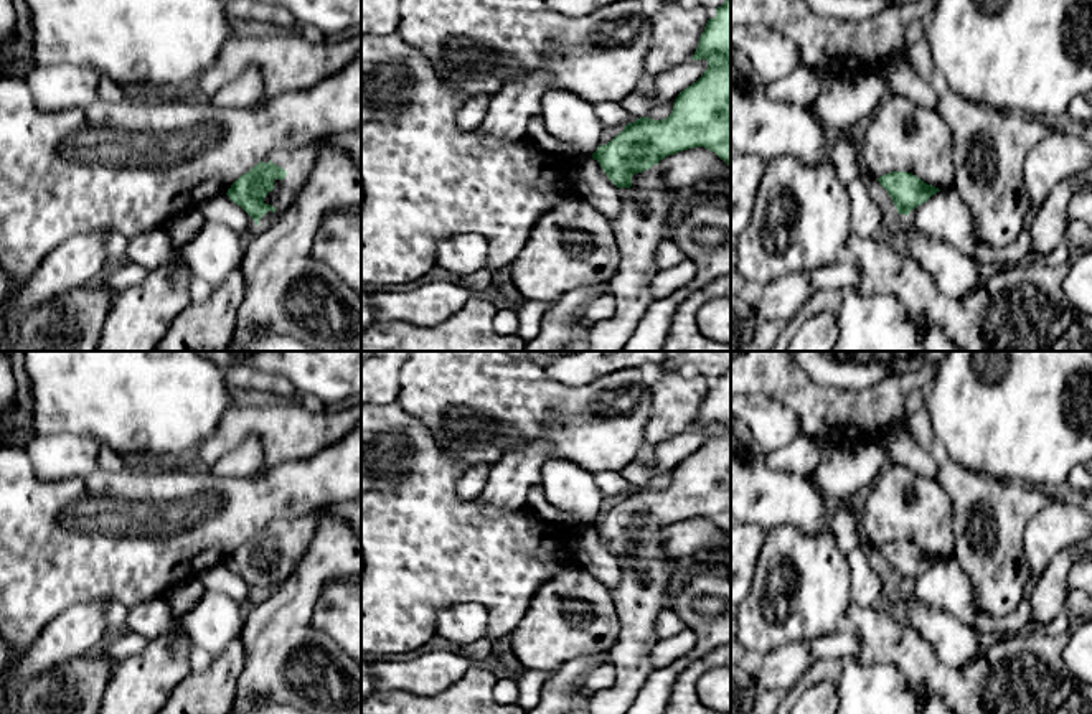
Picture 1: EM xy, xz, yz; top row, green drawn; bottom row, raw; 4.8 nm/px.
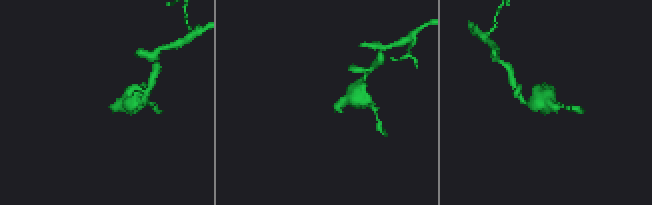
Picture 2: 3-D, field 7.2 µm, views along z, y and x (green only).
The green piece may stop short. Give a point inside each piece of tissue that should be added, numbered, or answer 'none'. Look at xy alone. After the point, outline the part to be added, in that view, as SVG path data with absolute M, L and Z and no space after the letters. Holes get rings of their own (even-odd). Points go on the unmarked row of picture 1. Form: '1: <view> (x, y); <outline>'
1: xy (299, 533); M305 514L295 519L274 519L262 531L284 538L287 541L284 549L274 547L274 559L264 567L266 574L275 577L267 580L261 589L259 595L271 594L274 589L299 566L308 551L317 528L315 514Z

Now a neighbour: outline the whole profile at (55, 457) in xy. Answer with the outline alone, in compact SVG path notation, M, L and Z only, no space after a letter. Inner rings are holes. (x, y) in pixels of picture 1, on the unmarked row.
M35 435L25 452L41 480L91 477L99 470L99 444L84 435Z

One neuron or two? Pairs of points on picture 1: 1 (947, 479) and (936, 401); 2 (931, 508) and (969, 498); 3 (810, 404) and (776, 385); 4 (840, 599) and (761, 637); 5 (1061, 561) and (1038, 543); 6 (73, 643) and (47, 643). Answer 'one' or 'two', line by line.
1: two
2: two
3: one
4: one
5: two
6: one

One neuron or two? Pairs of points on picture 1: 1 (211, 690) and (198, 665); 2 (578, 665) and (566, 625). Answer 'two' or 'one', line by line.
1: two
2: two

